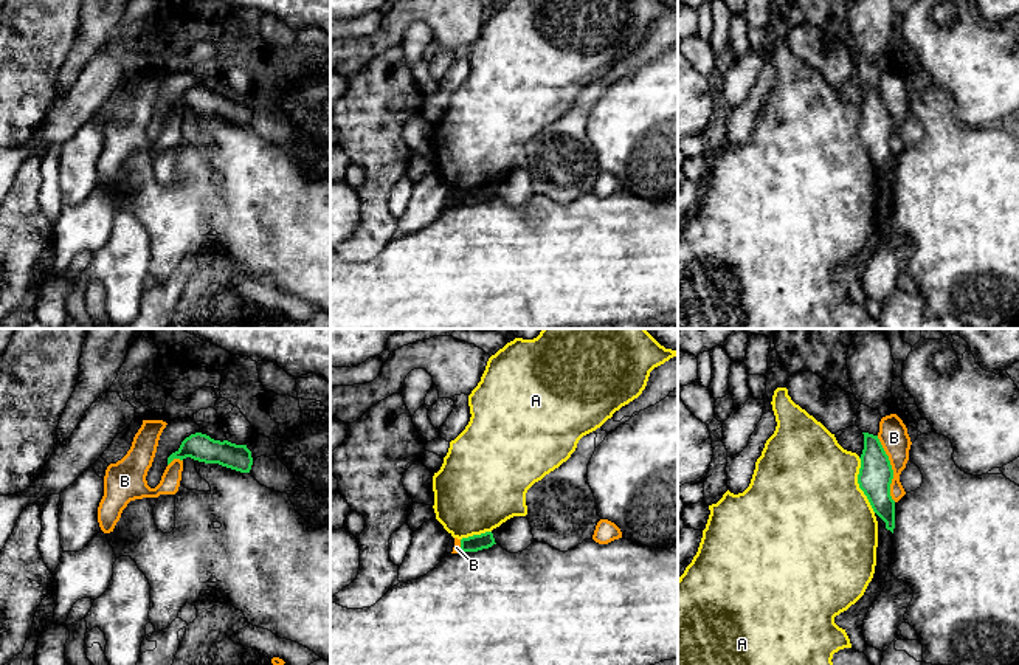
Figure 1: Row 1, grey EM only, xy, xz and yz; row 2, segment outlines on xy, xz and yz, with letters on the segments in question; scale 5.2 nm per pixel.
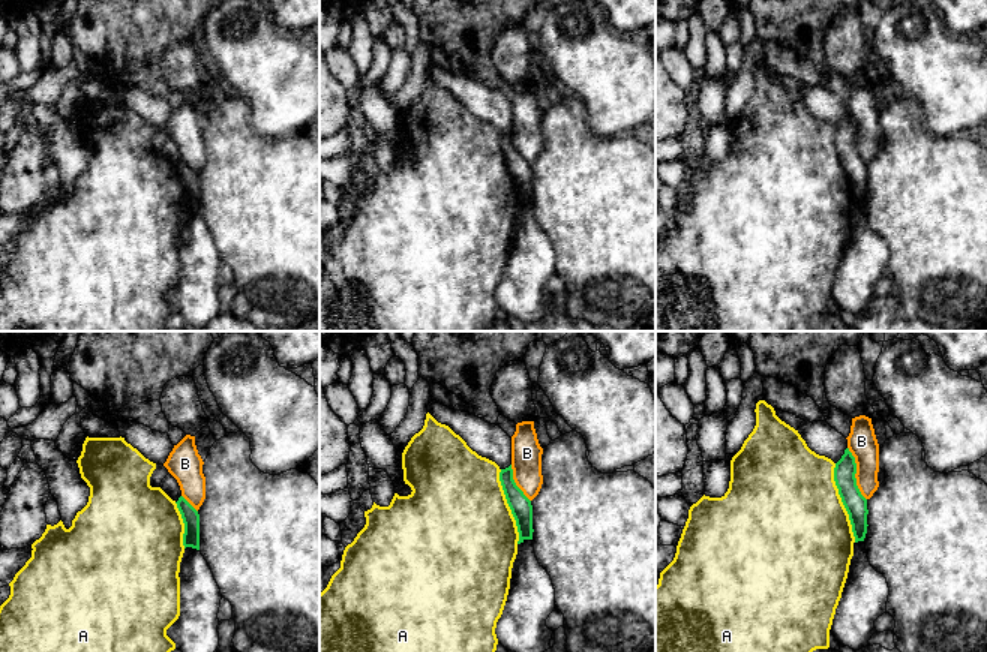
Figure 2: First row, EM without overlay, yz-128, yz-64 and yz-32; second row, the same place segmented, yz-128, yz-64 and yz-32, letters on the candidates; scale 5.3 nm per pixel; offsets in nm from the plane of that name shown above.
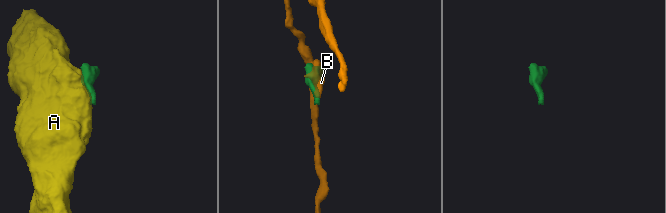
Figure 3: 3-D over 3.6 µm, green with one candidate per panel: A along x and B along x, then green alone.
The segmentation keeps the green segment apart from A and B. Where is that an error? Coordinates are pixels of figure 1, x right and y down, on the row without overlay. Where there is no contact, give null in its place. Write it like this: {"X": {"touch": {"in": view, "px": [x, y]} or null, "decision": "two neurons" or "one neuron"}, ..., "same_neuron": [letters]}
{"A": {"touch": {"in": "yz", "px": [860, 138]}, "decision": "two neurons"}, "B": {"touch": {"in": "yz", "px": [891, 121]}, "decision": "two neurons"}, "same_neuron": []}

